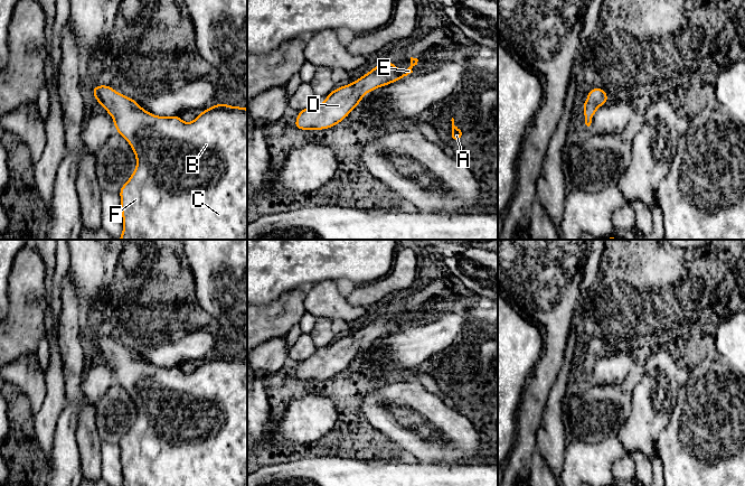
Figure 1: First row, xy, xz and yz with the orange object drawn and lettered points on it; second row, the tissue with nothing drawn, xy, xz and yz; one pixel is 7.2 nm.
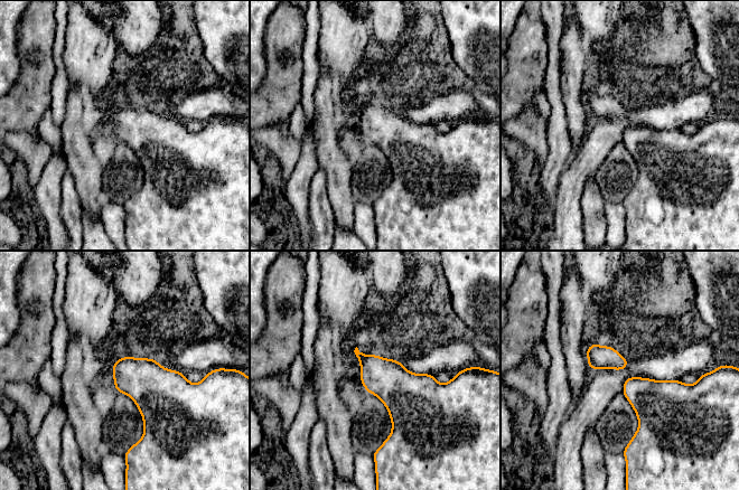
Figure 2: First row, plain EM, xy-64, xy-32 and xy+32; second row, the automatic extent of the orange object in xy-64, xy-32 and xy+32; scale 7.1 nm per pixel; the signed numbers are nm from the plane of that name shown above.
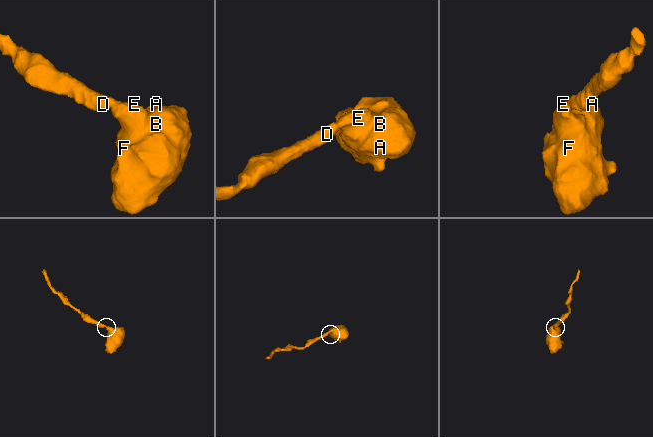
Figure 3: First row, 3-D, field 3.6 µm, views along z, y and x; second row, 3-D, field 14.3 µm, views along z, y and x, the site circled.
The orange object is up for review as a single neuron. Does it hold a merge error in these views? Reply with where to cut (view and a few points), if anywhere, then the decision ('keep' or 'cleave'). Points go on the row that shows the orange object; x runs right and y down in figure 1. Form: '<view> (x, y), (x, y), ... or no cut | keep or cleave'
no cut | keep

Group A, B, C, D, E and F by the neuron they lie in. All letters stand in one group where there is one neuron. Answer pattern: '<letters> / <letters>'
A B C D E F

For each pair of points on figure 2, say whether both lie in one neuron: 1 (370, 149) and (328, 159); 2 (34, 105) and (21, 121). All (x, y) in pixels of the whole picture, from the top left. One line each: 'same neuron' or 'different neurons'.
1: different neurons
2: same neuron

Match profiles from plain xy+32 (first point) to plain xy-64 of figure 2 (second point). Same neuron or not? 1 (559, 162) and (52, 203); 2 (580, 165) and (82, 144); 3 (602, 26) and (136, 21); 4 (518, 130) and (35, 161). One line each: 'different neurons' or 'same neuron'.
1: same neuron
2: different neurons
3: different neurons
4: same neuron

